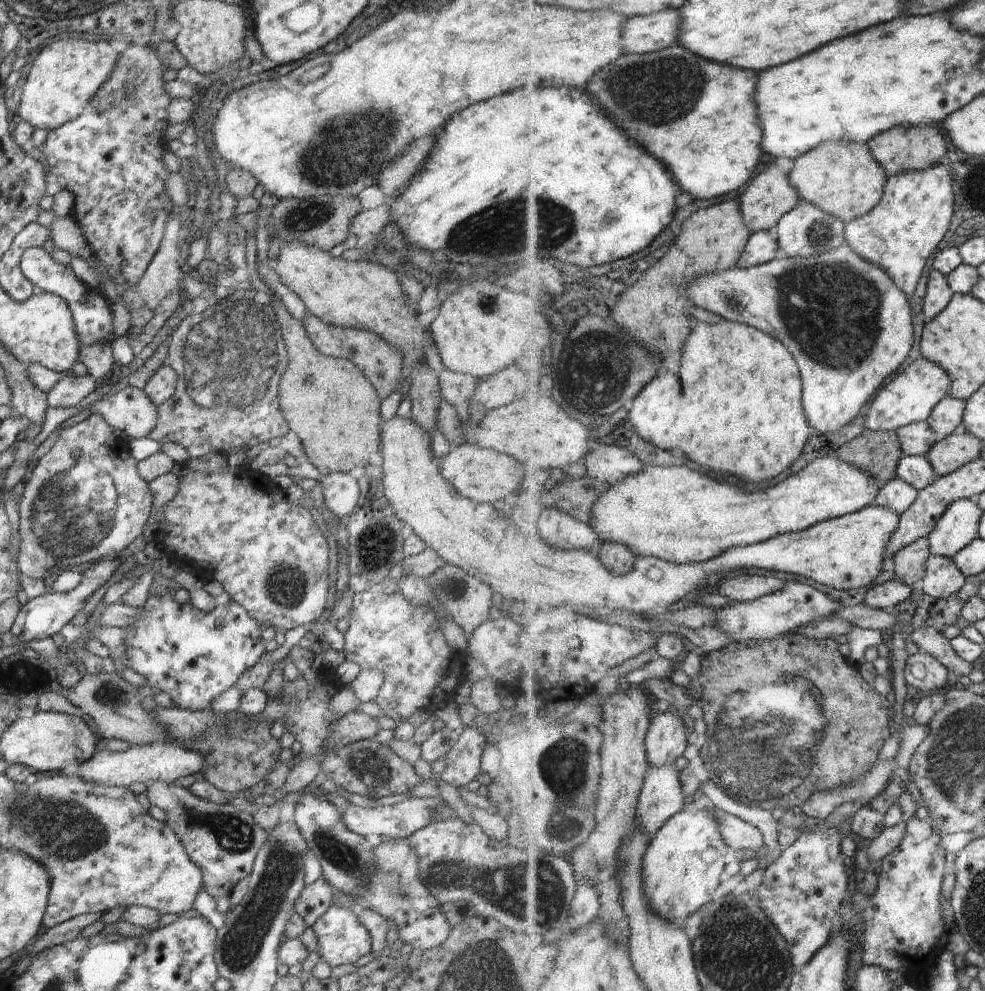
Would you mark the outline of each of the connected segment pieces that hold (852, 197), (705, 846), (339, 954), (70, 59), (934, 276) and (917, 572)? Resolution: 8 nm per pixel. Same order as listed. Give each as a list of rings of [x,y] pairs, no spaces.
[[[847,141],[822,143],[795,159],[790,177],[800,191],[802,201],[812,202],[847,224],[870,214],[879,206],[889,181],[885,168],[873,155],[869,143]]]
[[[716,806],[713,809],[705,808],[702,810],[695,810],[690,812],[690,810],[680,811],[662,831],[659,832],[655,838],[652,838],[651,845],[645,854],[644,859],[644,868],[643,868],[643,877],[645,884],[645,893],[649,904],[653,910],[660,916],[666,919],[667,921],[678,923],[684,925],[686,918],[690,918],[694,912],[698,912],[699,908],[706,906],[708,902],[712,902],[716,898],[716,892],[718,892],[718,886],[720,886],[720,880],[722,880],[722,874],[724,874],[724,868],[726,868],[726,858],[724,855],[728,852],[729,846],[726,844],[724,837],[721,835],[720,827],[718,821],[713,816]]]
[[[330,905],[311,927],[318,939],[318,946],[320,946],[318,950],[320,960],[331,967],[353,964],[358,958],[362,958],[363,955],[368,957],[372,952],[369,932],[360,924],[355,913],[346,907]]]
[[[62,38],[61,41],[46,45],[33,59],[30,73],[22,86],[22,96],[17,111],[22,121],[35,129],[51,131],[60,125],[73,121],[84,112],[92,96],[99,91],[100,85],[108,78],[115,67],[119,53],[106,41],[87,41],[83,38]]]
[[[935,268],[931,272],[929,291],[925,300],[925,313],[928,320],[935,319],[942,314],[952,302],[955,293],[948,277]]]
[[[929,537],[919,538],[897,552],[892,558],[897,578],[909,585],[920,586],[926,578],[927,564],[932,554]]]

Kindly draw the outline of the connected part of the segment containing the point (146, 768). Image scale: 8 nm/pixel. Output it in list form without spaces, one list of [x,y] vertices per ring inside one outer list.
[[[154,743],[147,747],[137,747],[122,752],[111,751],[107,748],[100,750],[92,755],[92,758],[79,764],[75,775],[103,787],[129,787],[134,782],[164,781],[172,783],[180,776],[201,772],[203,766],[204,758],[199,752],[196,753],[173,744]]]

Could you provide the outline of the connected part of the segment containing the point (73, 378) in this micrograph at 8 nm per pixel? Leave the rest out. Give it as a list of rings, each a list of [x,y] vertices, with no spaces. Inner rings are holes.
[[[90,373],[83,375],[67,374],[47,392],[47,401],[51,407],[65,409],[75,407],[98,388],[99,382]]]

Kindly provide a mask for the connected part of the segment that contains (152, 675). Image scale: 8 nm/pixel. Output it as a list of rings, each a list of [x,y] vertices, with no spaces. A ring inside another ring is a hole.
[[[148,595],[145,605],[138,607],[141,615],[134,625],[125,627],[129,644],[128,666],[146,677],[147,685],[156,692],[166,692],[176,702],[178,709],[202,711],[211,710],[212,700],[224,690],[238,686],[238,678],[254,666],[265,652],[259,624],[246,612],[243,606],[230,602],[204,614],[192,606],[181,606],[178,602],[159,596]]]

